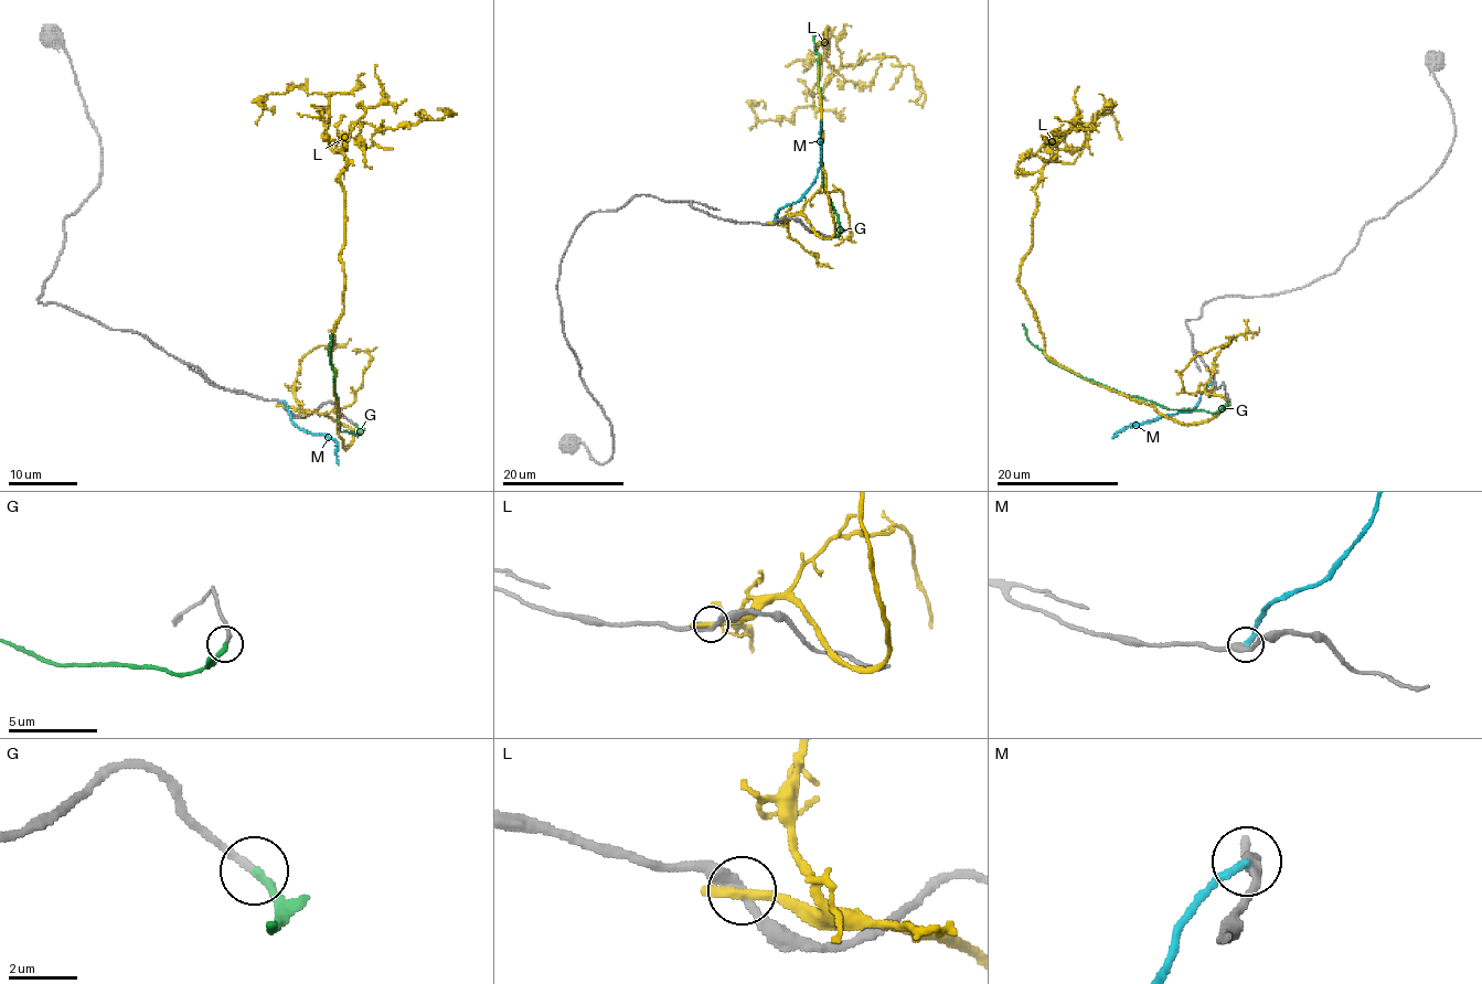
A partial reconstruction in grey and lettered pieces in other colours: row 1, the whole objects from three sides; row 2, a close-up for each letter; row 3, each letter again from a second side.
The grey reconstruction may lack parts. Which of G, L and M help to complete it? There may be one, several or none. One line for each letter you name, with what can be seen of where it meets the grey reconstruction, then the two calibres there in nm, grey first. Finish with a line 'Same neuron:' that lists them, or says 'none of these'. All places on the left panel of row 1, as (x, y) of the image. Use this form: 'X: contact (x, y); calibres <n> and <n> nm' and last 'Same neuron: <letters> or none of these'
G: contact (353, 424); calibres 200 and 240 nm
Same neuron: G

